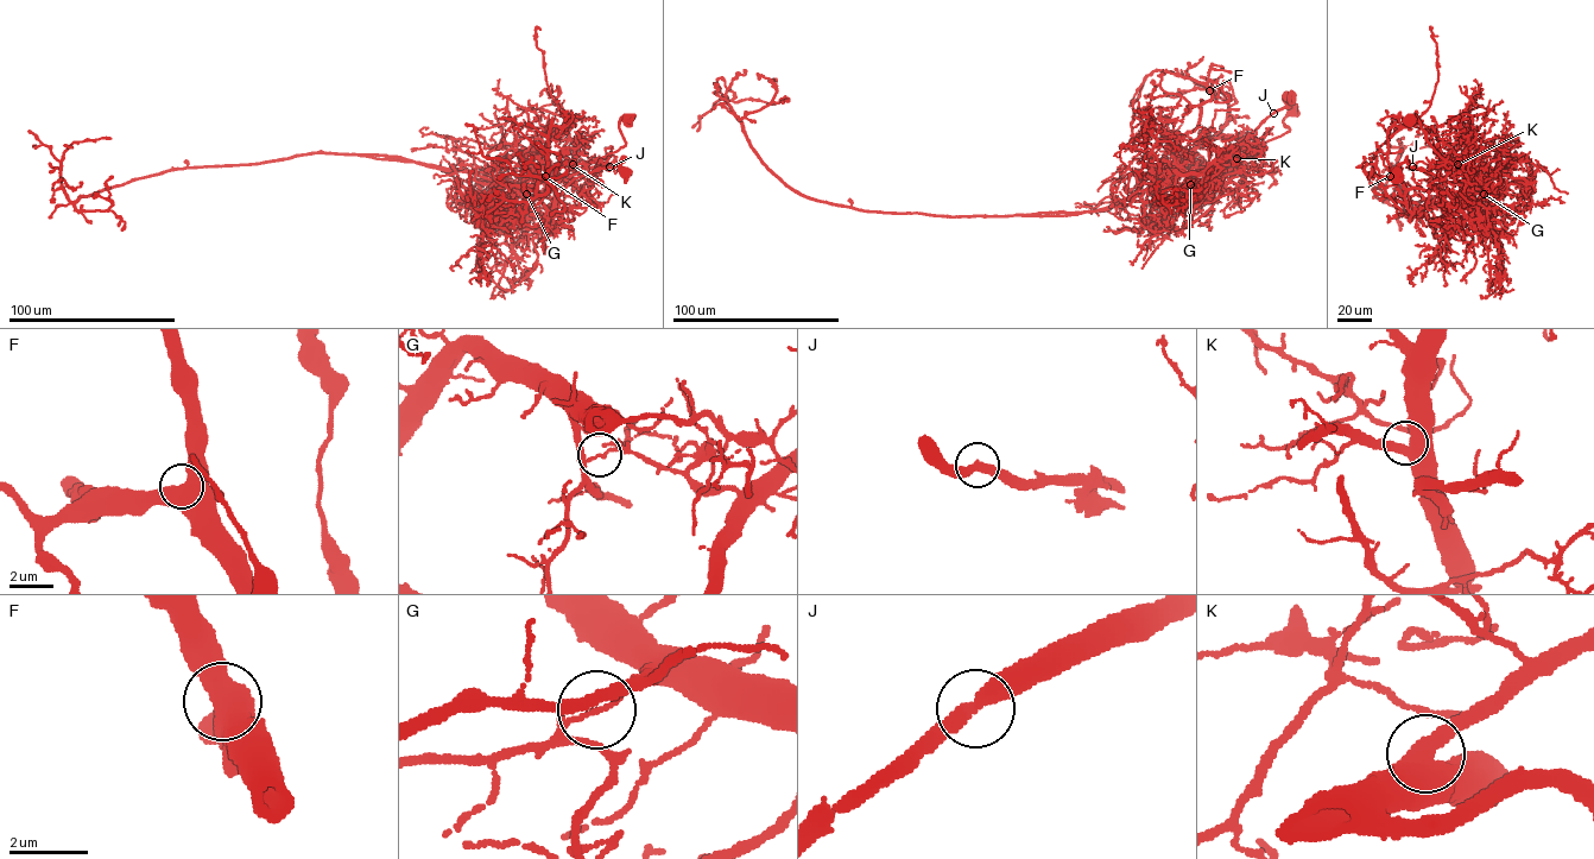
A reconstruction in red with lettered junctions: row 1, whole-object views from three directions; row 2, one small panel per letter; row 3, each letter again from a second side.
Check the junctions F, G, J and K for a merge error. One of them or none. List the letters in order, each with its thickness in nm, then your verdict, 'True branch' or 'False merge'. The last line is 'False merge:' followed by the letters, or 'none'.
F: Thickness 600 nm. True branch
G: Thickness 100 nm. False merge
J: Thickness 360 nm. True branch
K: Thickness 550 nm. True branch
False merge: G

